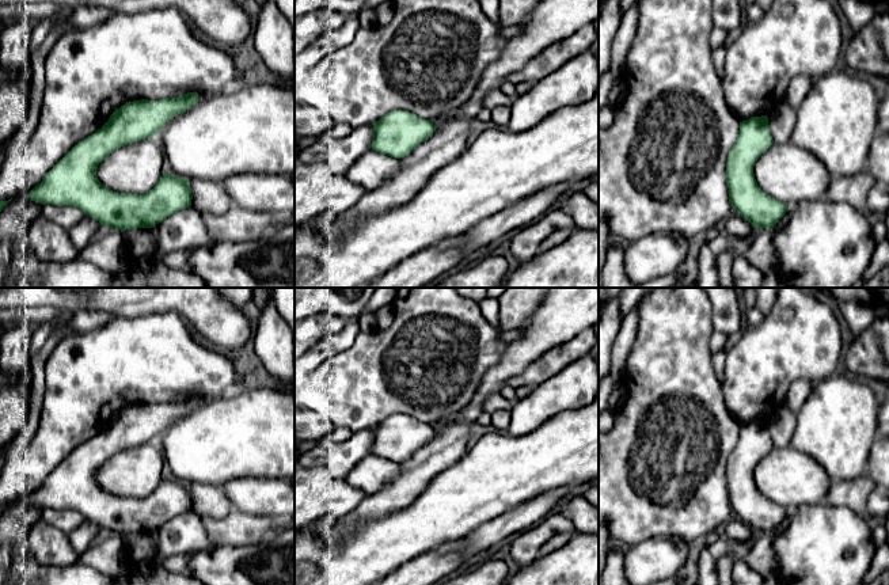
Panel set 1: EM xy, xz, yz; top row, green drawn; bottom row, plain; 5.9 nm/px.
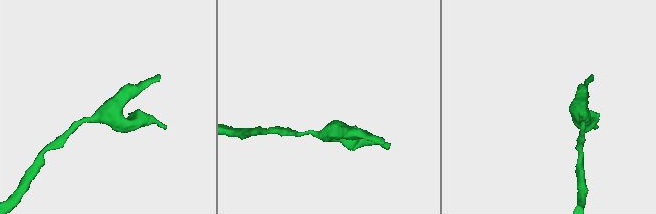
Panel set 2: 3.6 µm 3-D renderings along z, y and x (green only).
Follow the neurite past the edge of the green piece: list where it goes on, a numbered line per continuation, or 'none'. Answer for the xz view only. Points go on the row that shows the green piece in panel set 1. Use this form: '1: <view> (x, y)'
none

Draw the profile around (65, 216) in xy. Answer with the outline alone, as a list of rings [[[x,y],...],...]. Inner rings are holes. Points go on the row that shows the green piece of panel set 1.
[[[45,204],[42,206],[42,213],[48,220],[65,228],[67,231],[77,225],[86,216],[84,212],[80,210],[79,208],[73,208],[69,205],[58,206],[50,204]]]

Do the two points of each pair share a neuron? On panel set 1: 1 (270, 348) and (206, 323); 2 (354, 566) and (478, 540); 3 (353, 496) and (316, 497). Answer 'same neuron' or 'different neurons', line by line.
1: different neurons
2: different neurons
3: same neuron

